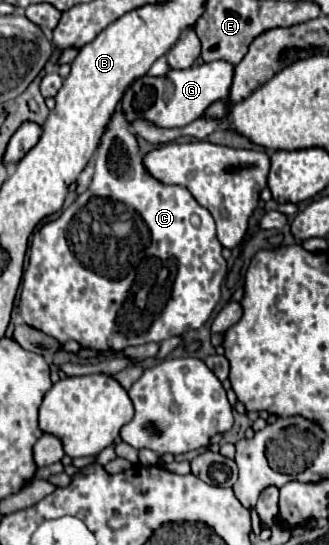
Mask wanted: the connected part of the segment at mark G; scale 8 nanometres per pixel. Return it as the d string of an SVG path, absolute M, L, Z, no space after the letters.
M224 60L194 66L188 70L170 70L170 86L166 76L144 76L128 86L128 90L122 96L122 108L130 122L134 122L136 118L146 118L162 128L186 126L200 118L200 114L204 114L204 110L212 106L216 98L224 98L224 94L228 94L228 86L232 86L232 70L234 64Z

